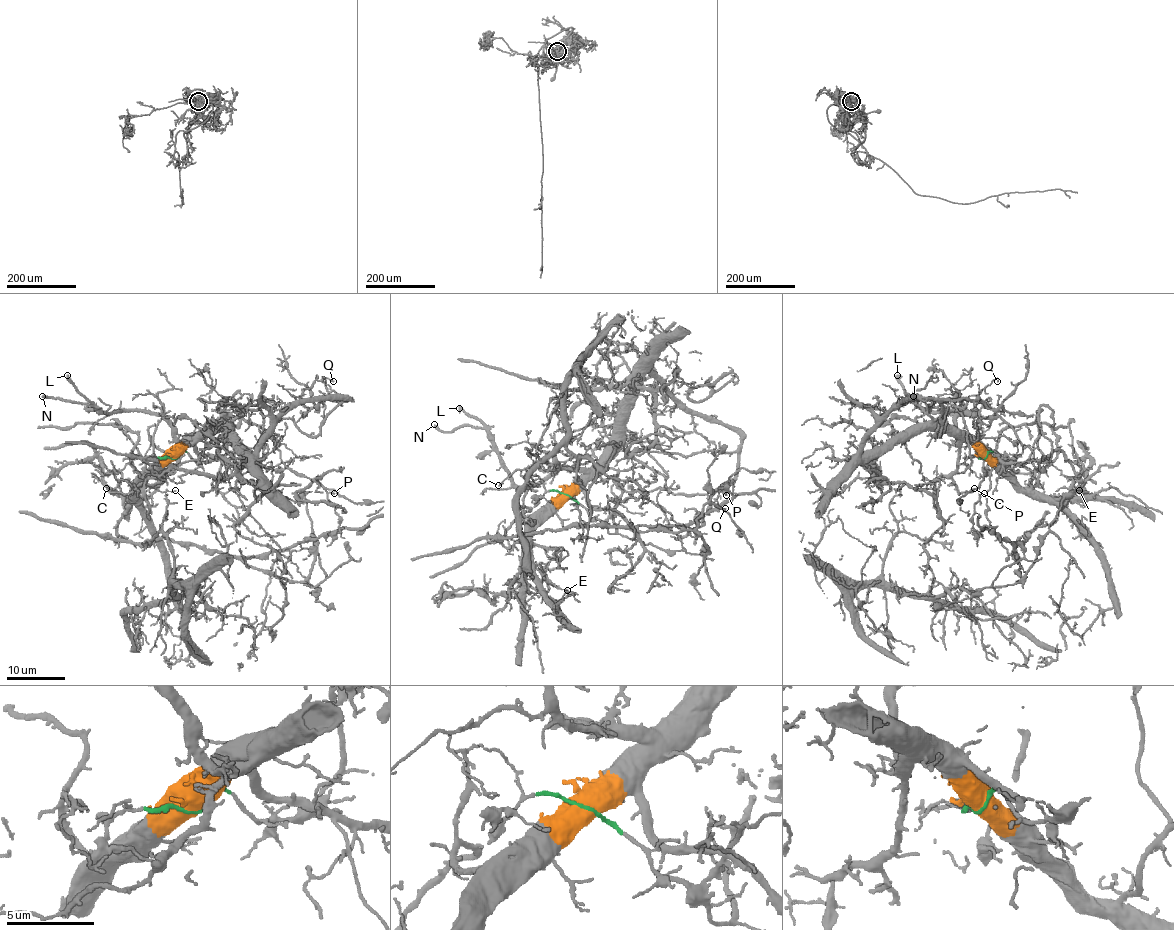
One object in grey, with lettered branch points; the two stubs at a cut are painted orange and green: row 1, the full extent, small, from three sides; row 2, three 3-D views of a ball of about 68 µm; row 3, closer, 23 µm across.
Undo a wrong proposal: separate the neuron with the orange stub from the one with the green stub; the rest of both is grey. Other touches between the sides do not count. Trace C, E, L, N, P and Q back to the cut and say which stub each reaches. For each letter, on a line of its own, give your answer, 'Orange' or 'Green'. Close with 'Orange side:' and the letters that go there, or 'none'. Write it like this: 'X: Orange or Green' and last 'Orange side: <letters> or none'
C: Orange
E: Orange
L: Orange
N: Orange
P: Green
Q: Orange
Orange side: C, E, L, N, Q

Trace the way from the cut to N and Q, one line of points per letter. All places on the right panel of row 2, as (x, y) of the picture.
N: (984, 457), (967, 442), (957, 442), (956, 419), (975, 410), (928, 413), (915, 402), (920, 398), (913, 397)
Q: (984, 457), (945, 430), (920, 430), (862, 452), (862, 442), (901, 401), (975, 399), (997, 382)

